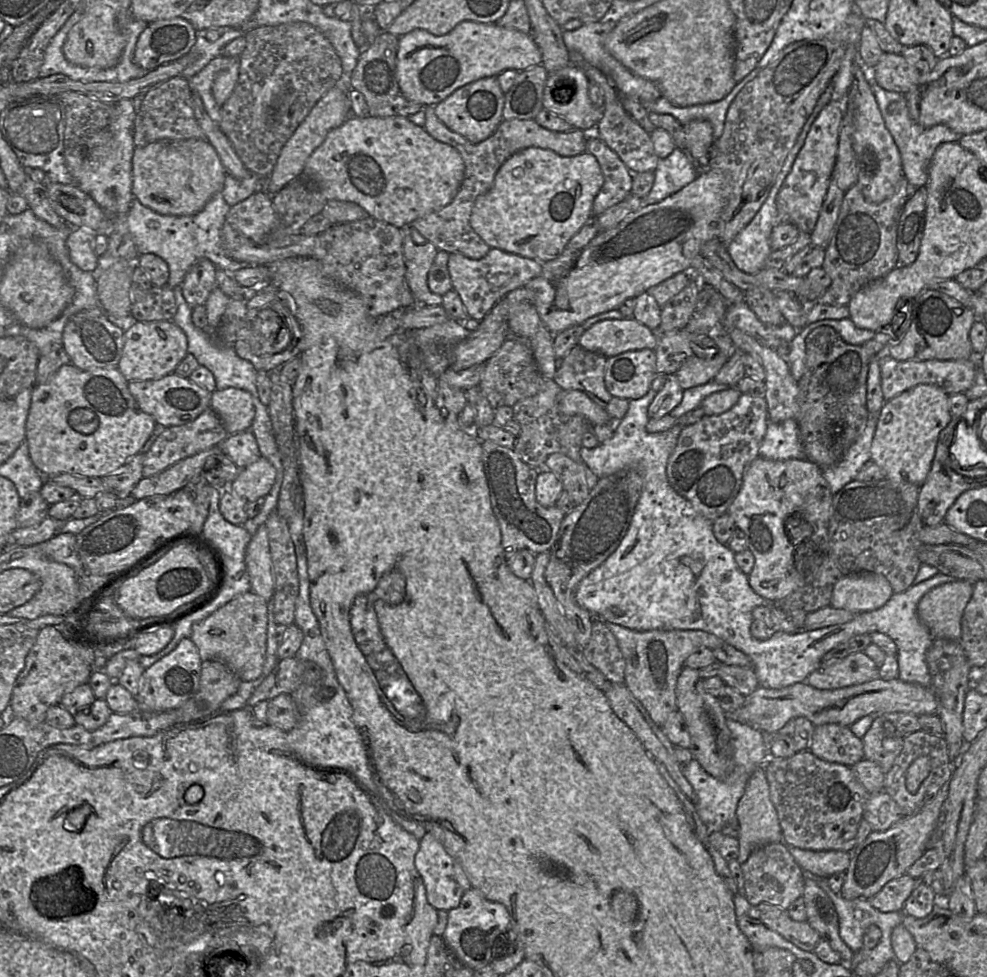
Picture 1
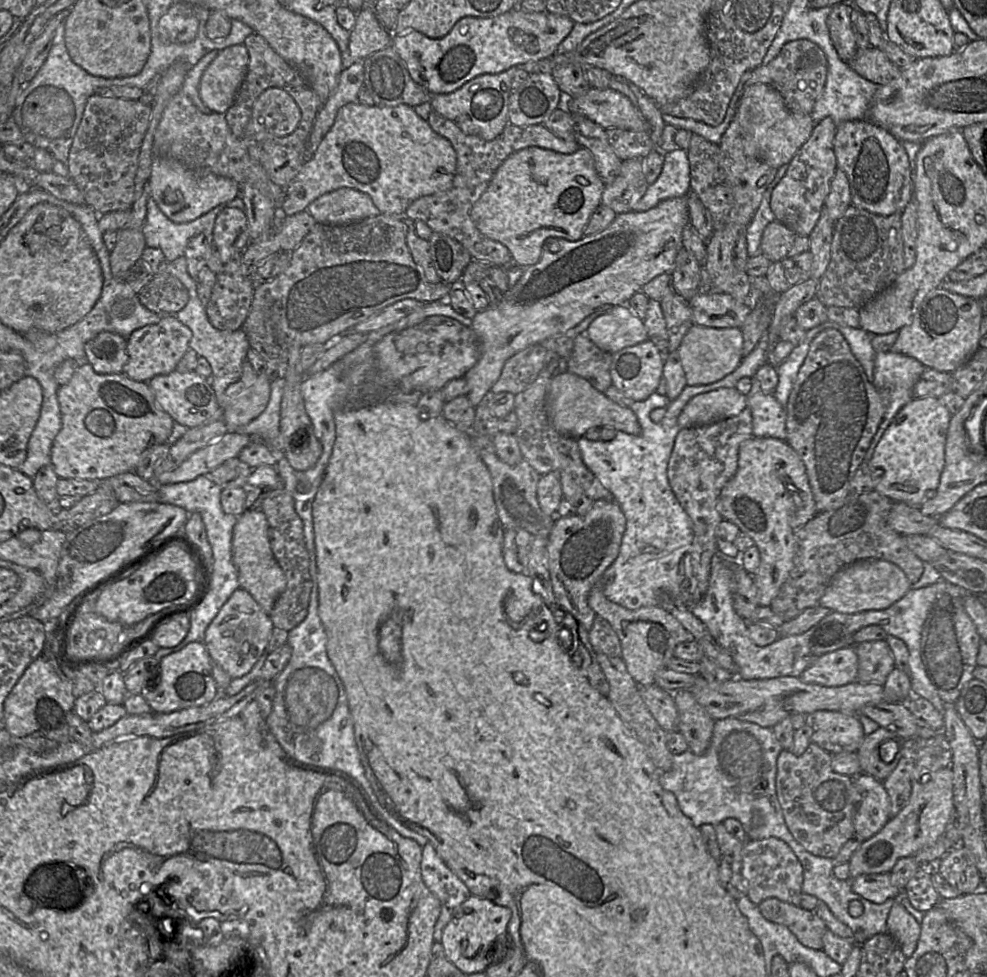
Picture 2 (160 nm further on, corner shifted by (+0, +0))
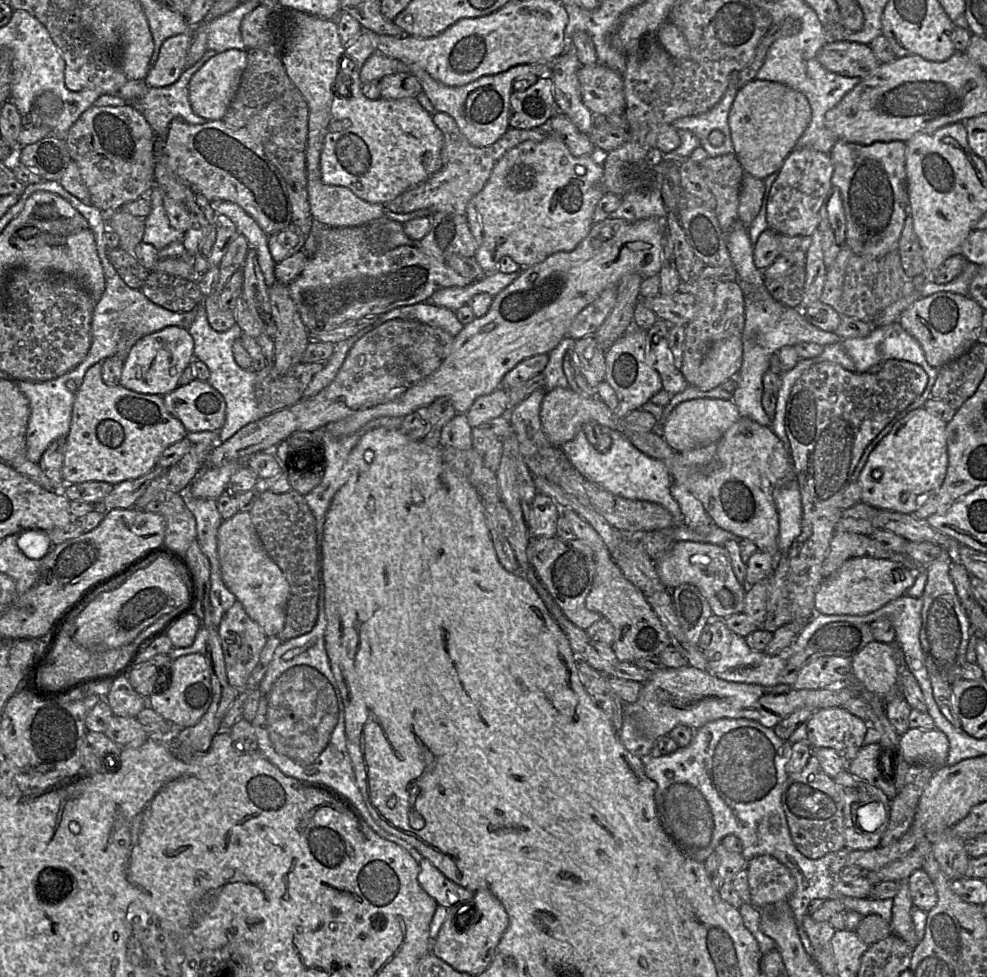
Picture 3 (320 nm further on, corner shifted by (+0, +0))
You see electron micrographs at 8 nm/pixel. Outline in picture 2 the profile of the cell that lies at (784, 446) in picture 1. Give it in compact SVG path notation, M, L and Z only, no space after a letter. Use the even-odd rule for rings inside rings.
M753 376L752 387L746 395L751 410L754 437L772 437L786 441L786 409L774 394L765 394Z

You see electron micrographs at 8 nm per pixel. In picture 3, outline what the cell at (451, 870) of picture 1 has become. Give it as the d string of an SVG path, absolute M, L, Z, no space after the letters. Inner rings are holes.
M422 858L419 866L418 883L437 904L448 909L473 897L471 891L445 877L428 859Z

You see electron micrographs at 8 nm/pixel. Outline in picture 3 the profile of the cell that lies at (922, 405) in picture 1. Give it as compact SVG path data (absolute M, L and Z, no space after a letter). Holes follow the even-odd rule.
M924 407L912 410L899 420L870 453L857 479L861 488L860 502L877 509L906 514L911 514L918 509L925 502L923 494L937 490L945 478L948 465L946 425L946 422L929 413ZM874 469L882 471L882 476L879 479L872 477Z

